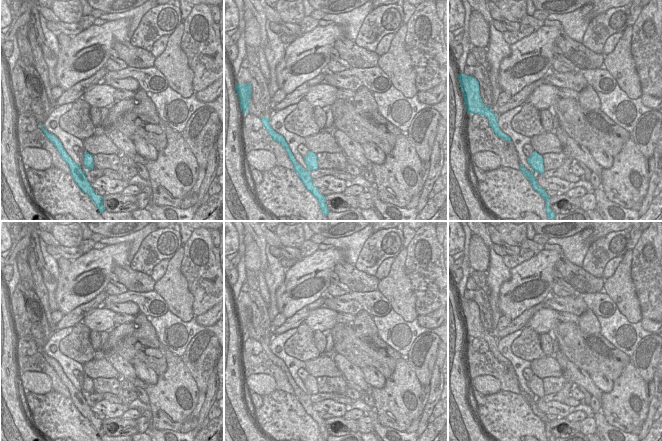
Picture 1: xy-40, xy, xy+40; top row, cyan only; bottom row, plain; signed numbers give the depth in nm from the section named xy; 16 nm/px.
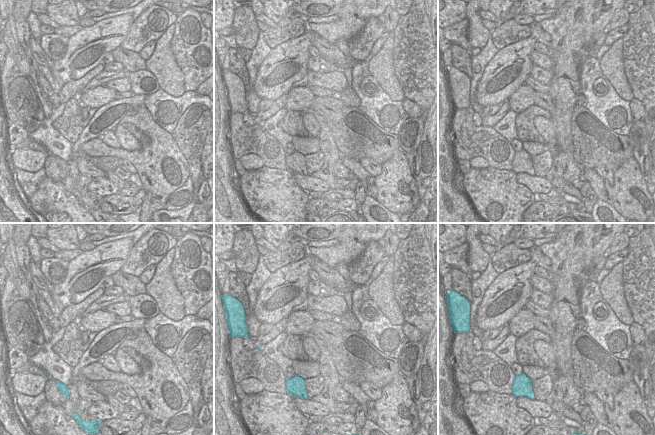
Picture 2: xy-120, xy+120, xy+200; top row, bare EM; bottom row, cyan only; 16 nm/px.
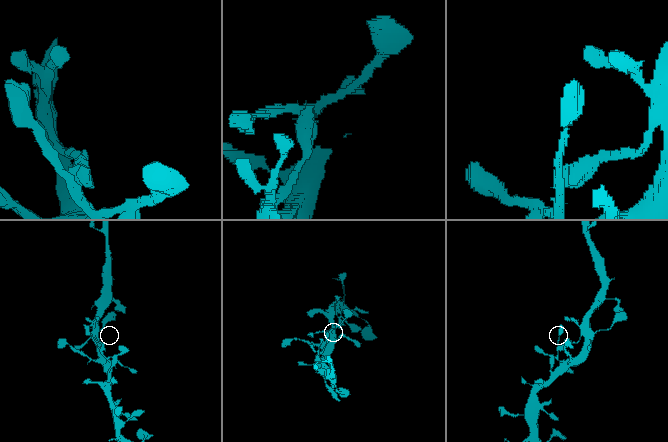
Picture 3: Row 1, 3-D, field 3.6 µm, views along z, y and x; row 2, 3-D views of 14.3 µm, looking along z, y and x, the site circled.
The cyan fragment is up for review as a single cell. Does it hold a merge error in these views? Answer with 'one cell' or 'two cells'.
one cell

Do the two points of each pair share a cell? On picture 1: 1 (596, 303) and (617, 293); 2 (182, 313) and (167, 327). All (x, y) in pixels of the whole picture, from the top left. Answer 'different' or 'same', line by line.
1: different
2: different

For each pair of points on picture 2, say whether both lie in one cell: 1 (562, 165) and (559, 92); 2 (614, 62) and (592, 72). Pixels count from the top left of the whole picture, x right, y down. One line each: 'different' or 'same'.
1: same
2: different

